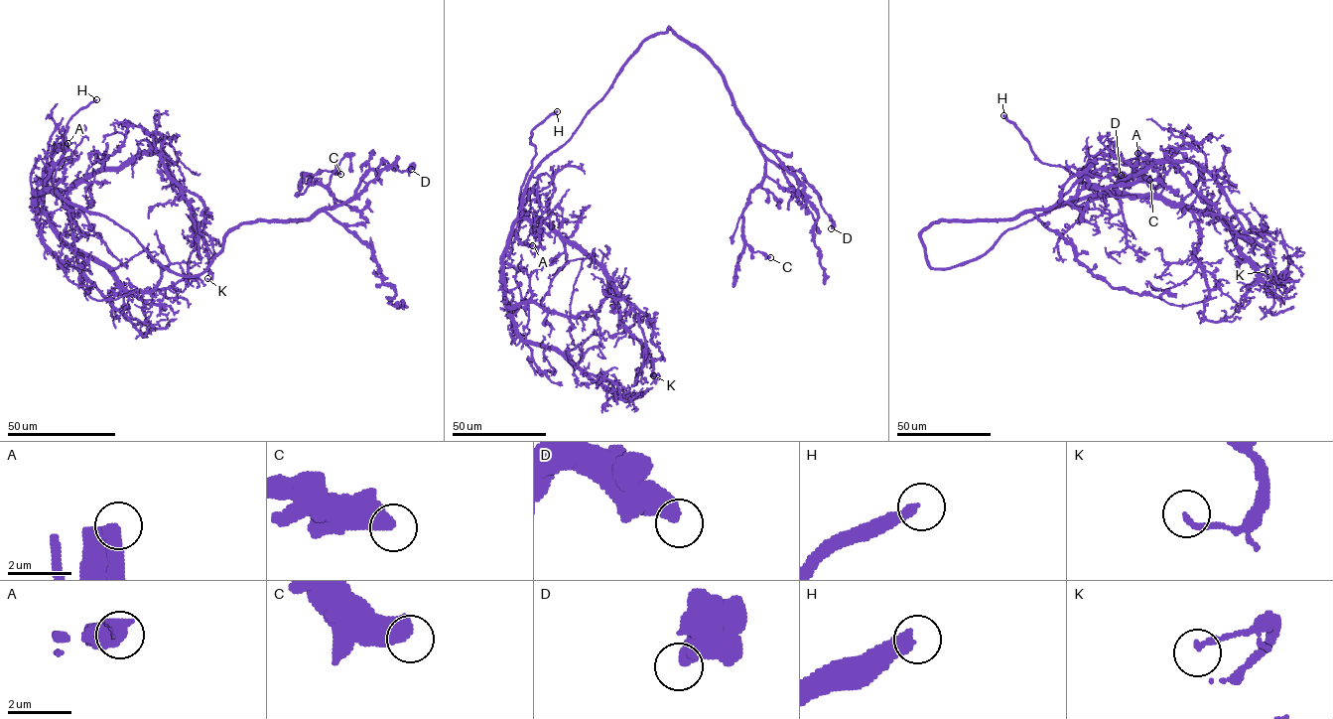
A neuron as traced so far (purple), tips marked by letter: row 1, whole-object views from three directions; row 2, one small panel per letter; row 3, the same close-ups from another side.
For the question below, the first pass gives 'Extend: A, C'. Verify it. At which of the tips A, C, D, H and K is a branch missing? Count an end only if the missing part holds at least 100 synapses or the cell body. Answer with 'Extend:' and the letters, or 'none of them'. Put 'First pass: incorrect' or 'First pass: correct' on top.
First pass: incorrect
Extend: A, H

